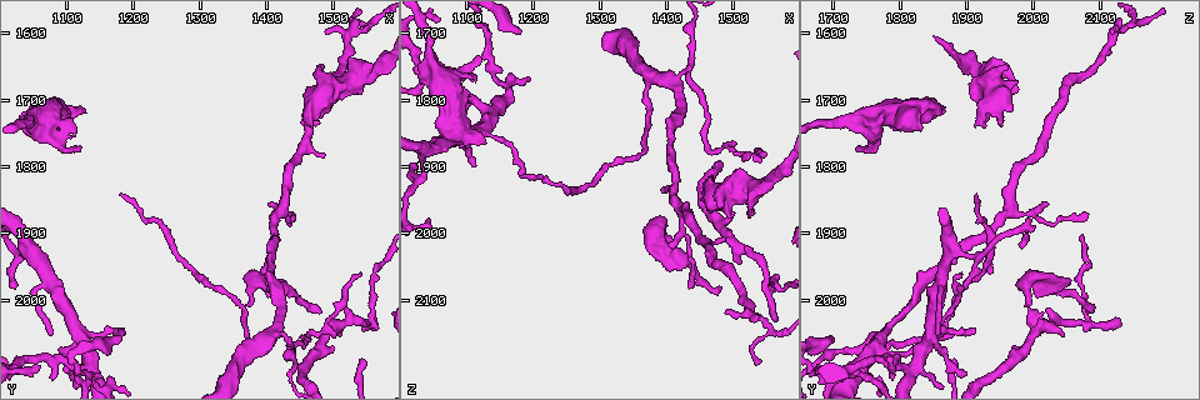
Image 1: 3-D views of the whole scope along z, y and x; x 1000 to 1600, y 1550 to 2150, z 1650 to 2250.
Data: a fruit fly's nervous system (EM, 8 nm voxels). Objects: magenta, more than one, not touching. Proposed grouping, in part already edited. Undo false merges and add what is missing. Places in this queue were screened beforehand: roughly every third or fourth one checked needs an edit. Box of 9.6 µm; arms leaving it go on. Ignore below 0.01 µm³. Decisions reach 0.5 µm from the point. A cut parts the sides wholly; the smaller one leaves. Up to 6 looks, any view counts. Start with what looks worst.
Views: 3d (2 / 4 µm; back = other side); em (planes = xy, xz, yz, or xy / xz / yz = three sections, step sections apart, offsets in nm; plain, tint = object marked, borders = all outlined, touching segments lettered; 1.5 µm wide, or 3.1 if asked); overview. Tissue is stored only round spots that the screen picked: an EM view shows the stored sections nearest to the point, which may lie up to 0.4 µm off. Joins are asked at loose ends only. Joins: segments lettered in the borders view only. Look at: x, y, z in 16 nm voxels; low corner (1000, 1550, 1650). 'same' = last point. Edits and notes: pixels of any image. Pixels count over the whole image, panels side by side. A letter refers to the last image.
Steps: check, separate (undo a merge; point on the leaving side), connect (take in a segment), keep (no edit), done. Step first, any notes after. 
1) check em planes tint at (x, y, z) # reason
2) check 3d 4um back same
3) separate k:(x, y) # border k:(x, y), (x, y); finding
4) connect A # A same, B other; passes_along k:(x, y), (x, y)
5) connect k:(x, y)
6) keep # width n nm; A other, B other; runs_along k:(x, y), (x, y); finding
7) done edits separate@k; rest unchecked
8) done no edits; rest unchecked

check em planes borders at (1370, 2005, 1995) # tapers out

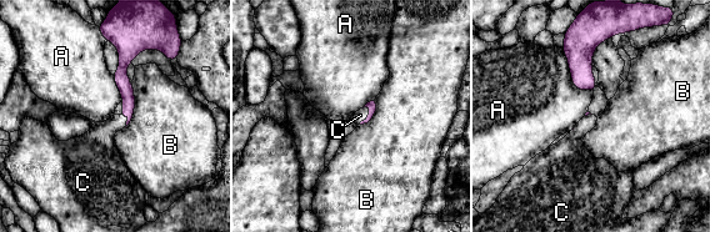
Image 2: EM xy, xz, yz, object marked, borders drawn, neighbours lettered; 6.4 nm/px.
connect C # A other, B other, C same; passes_along 2:(371, 105), (368, 115), (360, 115); the neuron continues

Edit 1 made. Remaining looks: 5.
check overview

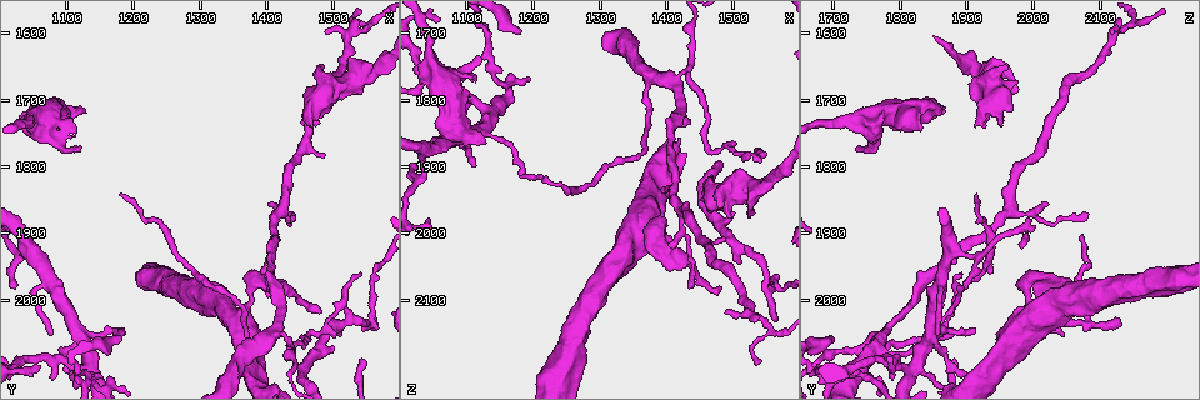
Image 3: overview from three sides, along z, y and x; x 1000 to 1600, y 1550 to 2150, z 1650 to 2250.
check 3d 2um at (1480, 2020, 2085) # free end

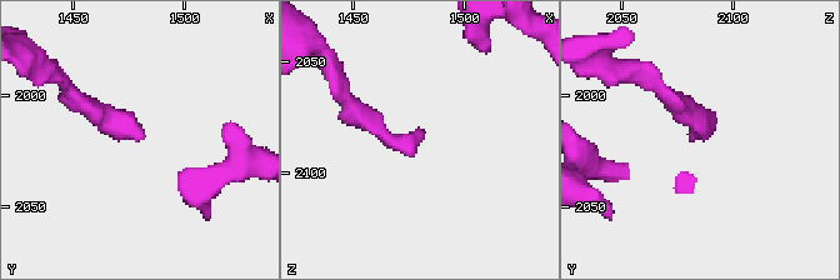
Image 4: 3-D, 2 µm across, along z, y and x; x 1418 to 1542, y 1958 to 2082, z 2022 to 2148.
check em xz step 4 borders at (1481, 2019, 2083) # now the EM

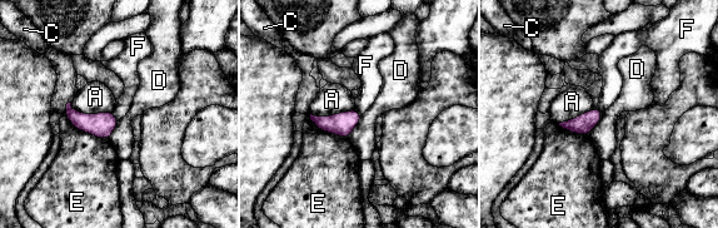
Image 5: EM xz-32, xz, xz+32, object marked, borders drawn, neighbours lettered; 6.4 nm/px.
check em planes borders same # another direction

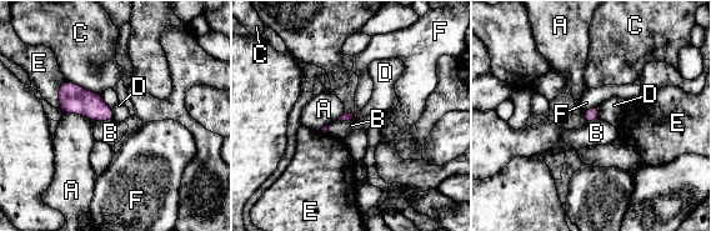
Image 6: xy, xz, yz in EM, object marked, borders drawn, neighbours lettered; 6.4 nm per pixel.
keep # A other, B other, C other, D other, E other, F other; border 6:(597, 105), (599, 117); none of them fits

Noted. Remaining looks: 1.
check em planes borders at (1115, 2105, 1900) # thin end

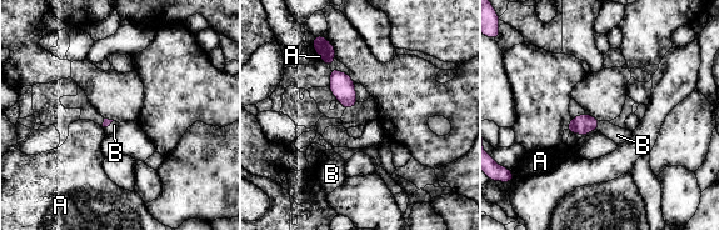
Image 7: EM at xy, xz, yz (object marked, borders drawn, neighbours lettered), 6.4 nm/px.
connect B # A other, B same; passes_along 7:(584, 124), (598, 126), (618, 135); it goes on there

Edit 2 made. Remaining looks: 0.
done edits connect@2, connect@7; rest unchecked

